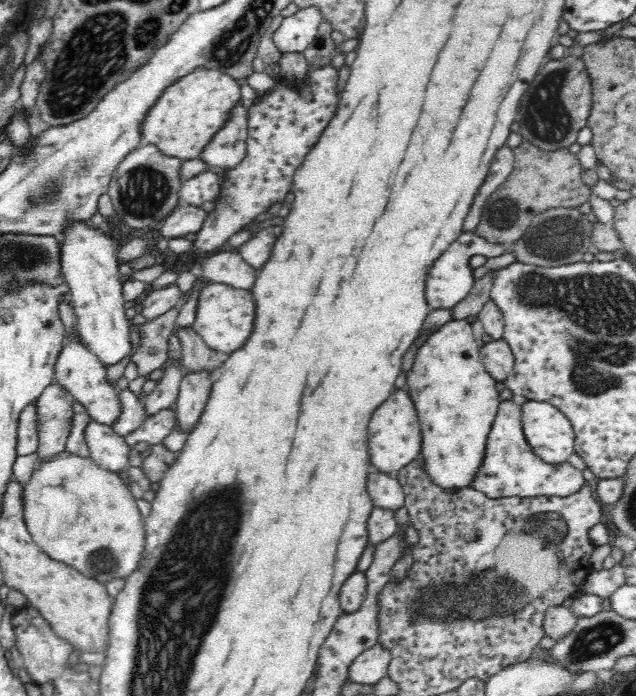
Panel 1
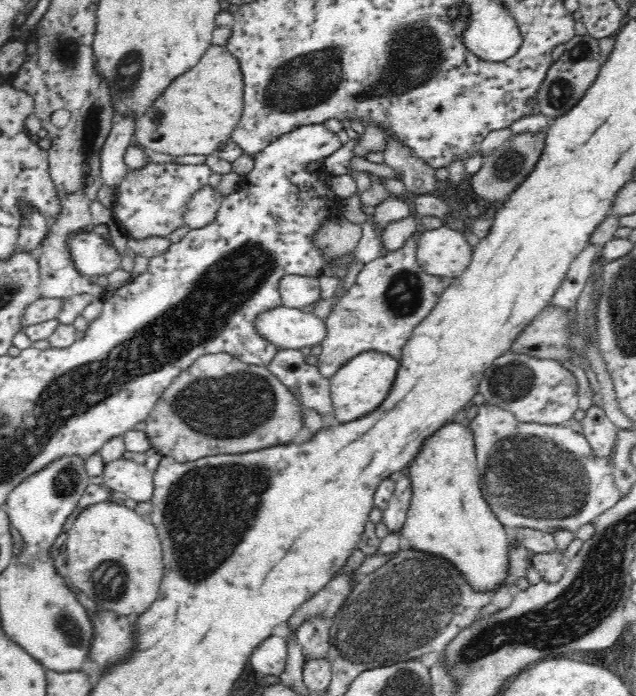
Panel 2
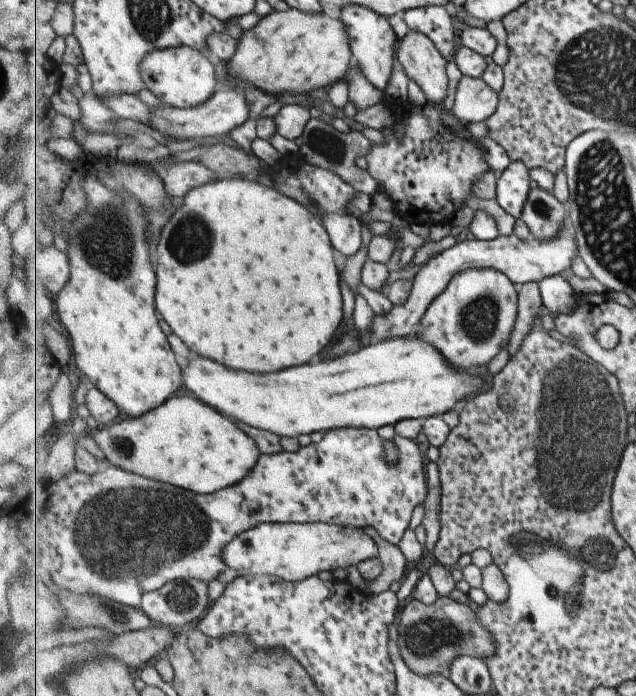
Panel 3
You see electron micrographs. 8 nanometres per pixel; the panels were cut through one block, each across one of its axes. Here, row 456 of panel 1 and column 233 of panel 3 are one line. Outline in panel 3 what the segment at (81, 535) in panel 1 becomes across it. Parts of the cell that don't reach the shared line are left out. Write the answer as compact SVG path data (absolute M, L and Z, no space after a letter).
M295 8L271 10L259 20L257 27L242 34L239 40L237 54L227 62L227 74L272 96L285 92L302 94L333 84L333 80L340 80L349 72L354 62L348 25L341 18L333 19L324 12L315 14Z

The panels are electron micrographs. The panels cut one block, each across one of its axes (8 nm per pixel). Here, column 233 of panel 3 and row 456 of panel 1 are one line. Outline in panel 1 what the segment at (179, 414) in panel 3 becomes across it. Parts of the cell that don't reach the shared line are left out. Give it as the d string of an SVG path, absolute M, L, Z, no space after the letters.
M478 316L466 319L452 319L442 326L434 336L426 340L420 348L418 356L408 371L408 394L418 410L420 426L422 426L422 458L424 473L430 477L432 484L440 487L444 493L453 495L462 489L472 489L480 467L484 465L487 436L490 434L499 404L496 390L497 382L492 379L480 359L479 346L472 332L472 323Z

